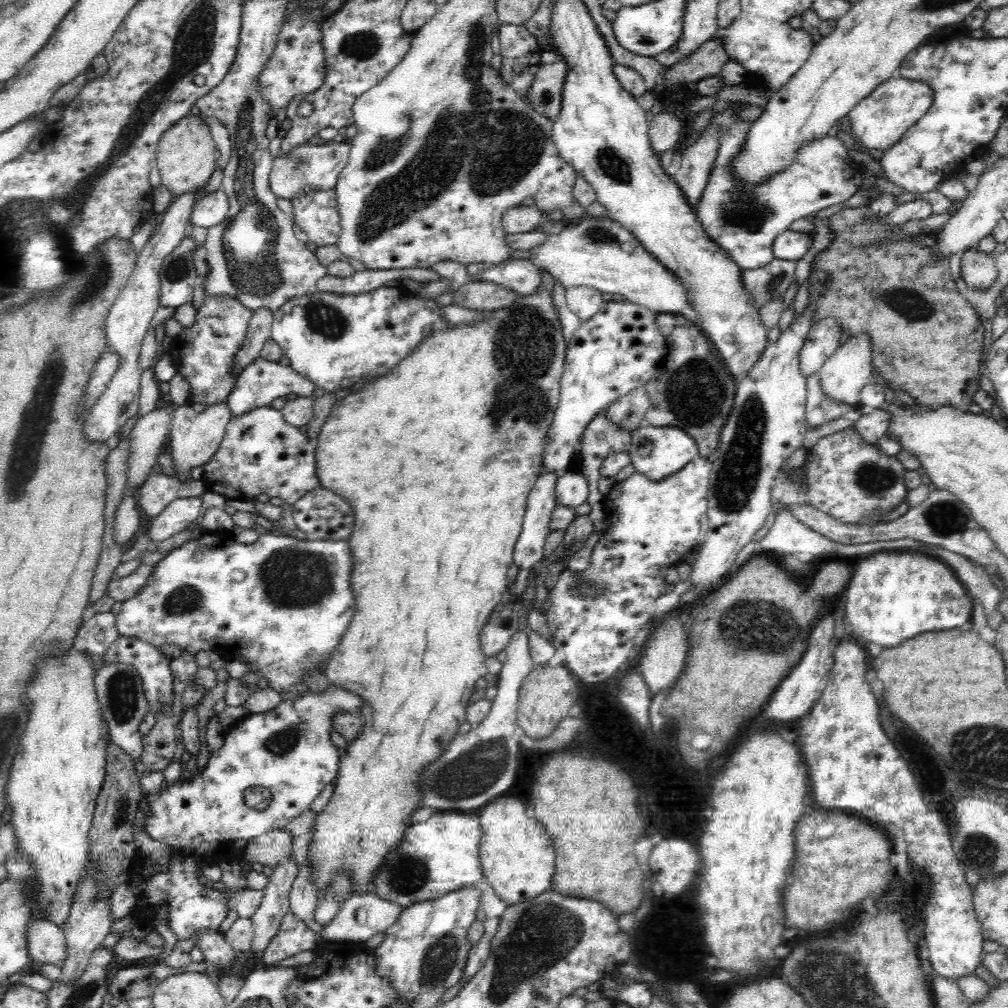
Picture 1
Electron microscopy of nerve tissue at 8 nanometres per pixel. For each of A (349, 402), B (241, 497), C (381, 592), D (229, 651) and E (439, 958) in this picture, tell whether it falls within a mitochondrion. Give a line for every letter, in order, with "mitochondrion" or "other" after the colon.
A: other
B: other
C: other
D: other
E: mitochondrion

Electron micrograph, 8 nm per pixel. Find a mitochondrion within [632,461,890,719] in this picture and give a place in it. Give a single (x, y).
(759, 626)

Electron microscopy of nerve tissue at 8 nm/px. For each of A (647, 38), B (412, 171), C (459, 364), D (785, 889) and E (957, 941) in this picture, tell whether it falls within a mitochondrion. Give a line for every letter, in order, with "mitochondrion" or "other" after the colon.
A: mitochondrion
B: mitochondrion
C: other
D: other
E: other

